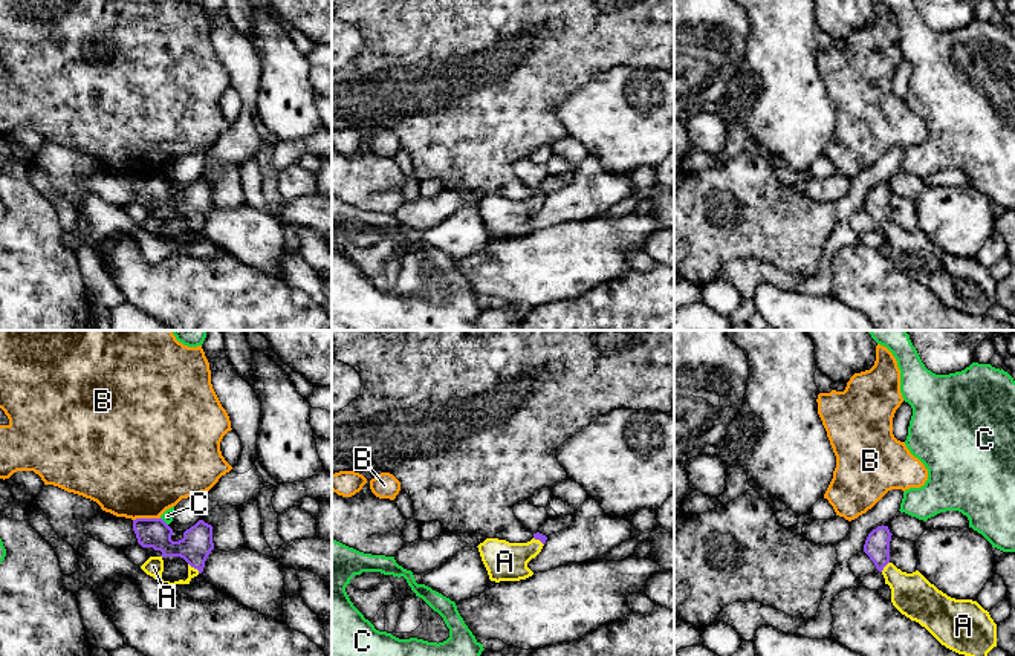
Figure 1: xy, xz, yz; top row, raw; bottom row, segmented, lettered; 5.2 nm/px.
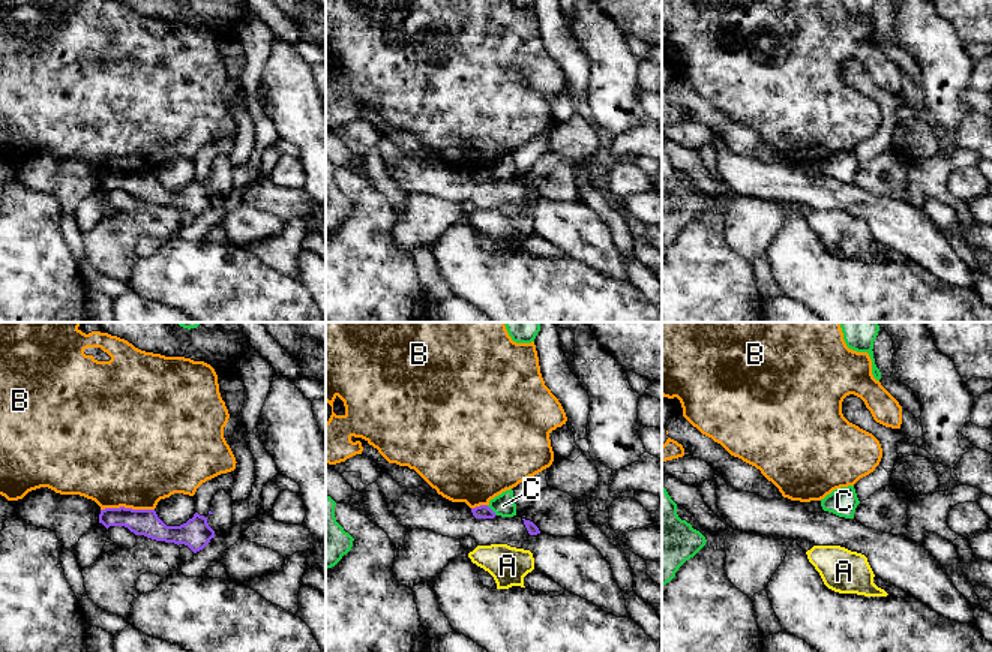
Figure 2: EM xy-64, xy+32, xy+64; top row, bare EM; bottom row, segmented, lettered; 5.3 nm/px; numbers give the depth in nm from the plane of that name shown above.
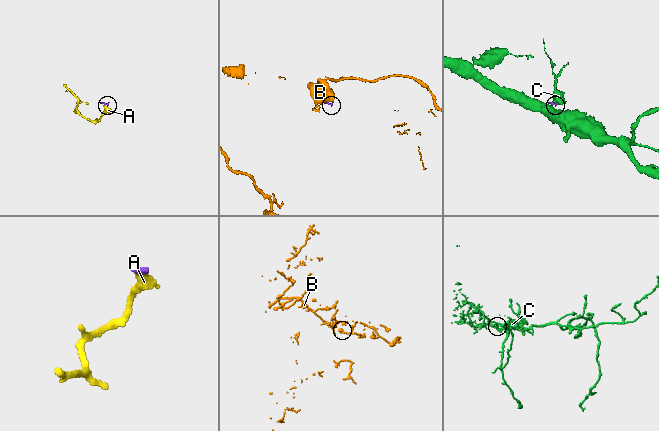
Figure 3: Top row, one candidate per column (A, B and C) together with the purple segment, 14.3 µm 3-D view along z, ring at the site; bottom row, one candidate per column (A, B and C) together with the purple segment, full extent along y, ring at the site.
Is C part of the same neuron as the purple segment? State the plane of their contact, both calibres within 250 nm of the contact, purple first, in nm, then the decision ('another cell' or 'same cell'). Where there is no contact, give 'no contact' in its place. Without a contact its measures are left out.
xy | 160/60 nm | another cell

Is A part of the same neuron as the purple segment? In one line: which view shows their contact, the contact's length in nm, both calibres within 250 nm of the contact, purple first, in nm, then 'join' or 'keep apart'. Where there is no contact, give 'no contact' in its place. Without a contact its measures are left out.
xy | 80 nm | 160/100 nm | join

